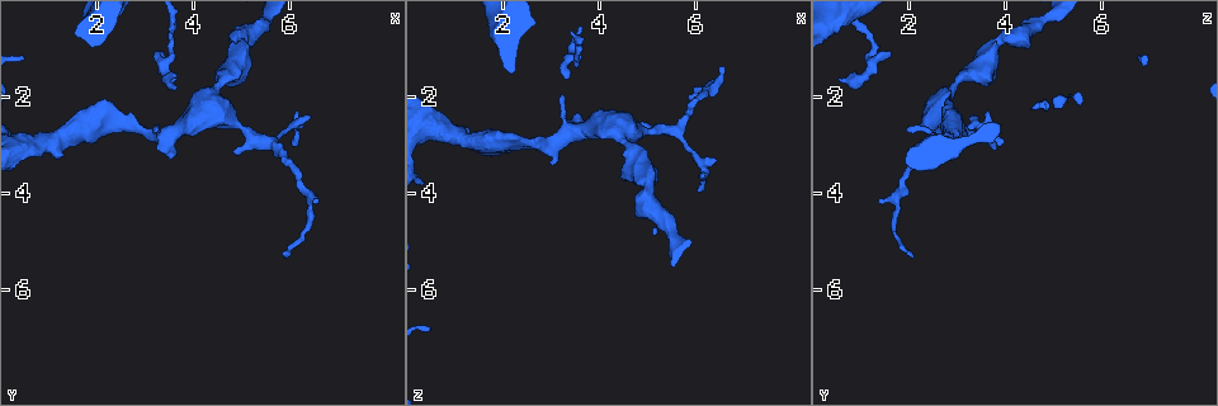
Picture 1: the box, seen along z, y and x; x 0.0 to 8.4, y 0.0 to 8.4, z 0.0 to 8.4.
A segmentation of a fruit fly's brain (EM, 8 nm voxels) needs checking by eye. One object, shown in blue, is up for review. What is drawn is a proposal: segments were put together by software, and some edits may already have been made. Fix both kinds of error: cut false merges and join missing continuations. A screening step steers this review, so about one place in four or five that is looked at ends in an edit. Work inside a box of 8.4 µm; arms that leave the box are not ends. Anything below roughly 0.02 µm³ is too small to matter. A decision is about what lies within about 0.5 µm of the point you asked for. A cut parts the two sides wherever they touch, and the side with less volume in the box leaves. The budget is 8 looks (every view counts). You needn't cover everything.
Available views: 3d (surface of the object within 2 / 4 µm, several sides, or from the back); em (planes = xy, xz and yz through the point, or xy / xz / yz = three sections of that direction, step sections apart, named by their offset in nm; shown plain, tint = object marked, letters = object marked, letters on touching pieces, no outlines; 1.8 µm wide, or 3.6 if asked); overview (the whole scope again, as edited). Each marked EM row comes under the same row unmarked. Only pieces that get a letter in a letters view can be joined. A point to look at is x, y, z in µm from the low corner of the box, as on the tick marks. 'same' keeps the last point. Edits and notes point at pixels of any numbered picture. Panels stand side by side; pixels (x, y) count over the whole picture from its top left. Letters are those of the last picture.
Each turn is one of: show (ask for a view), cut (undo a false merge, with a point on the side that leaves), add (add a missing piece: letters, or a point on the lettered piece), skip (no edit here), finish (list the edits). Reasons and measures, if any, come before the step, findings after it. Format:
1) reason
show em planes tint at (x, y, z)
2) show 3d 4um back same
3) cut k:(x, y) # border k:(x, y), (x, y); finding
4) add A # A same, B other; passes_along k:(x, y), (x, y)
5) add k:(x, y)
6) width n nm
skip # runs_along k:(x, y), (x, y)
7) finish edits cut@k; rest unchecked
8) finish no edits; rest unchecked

branch stops here
show 3d 2um at (3.60, 3.25, 2.40)

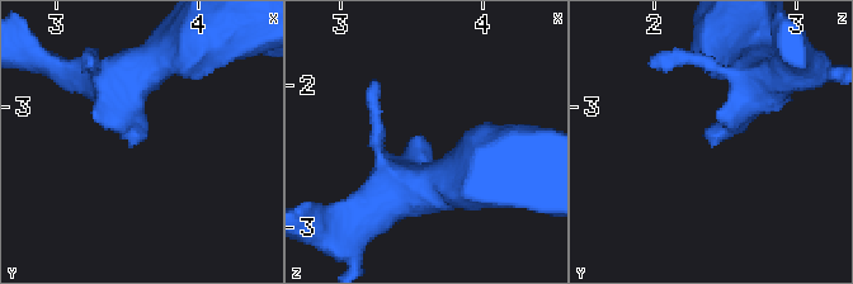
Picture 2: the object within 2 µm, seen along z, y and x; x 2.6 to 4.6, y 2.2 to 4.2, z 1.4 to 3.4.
shape alone is not enough
show em 3.6um xz step 16 letters at (3.58, 3.24, 2.38)

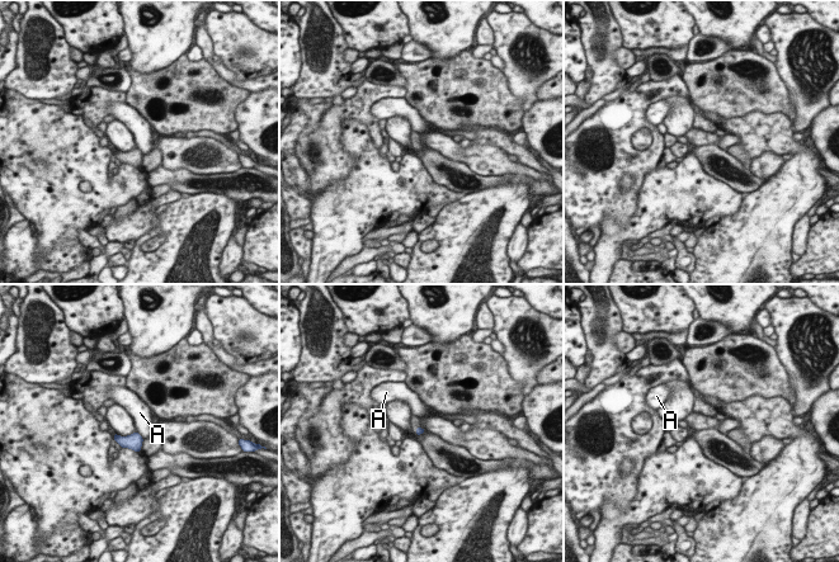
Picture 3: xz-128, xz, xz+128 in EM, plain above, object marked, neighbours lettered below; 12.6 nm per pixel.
longest_contact A 160 nm
skip # A other; no lettered piece goes on from it

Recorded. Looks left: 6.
free end
show em planes letters at (3.35, 1.15, 1.60)

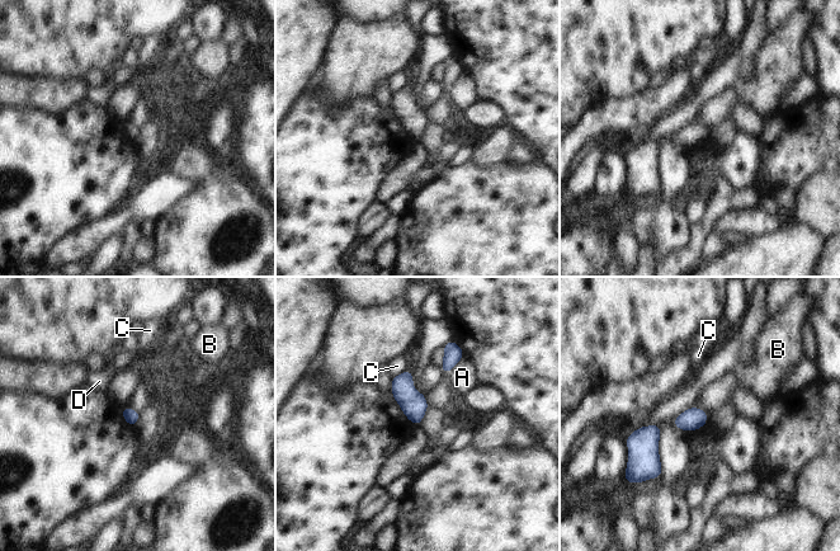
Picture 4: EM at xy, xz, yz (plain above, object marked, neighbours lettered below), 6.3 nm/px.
longest_contact A 160 nm
skip # A other, B other, C other, D other; none of them fits

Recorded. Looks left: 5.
branch stops here
show 3d 4um back at (6.50, 4.20, 1.45)

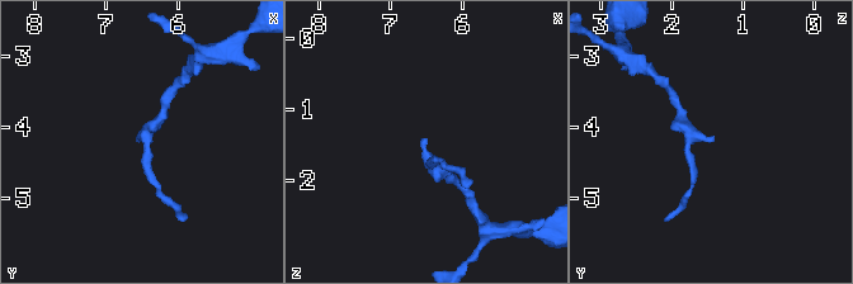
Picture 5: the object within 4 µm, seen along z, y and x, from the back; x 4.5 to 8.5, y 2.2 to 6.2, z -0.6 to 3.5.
shape alone is not enough
show em 3.6um planes tint at (6.45, 4.20, 1.40)

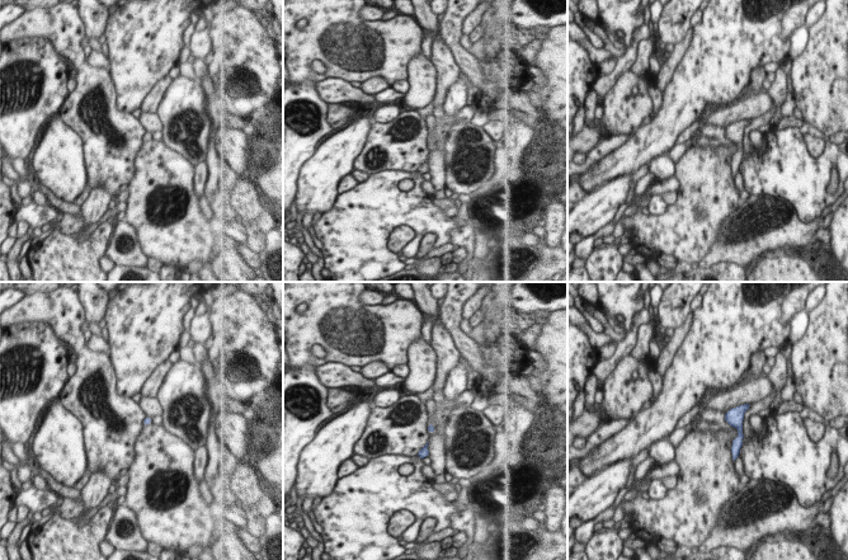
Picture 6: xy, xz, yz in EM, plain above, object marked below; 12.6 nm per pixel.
see the neighbours
show em 3.6um planes letters same

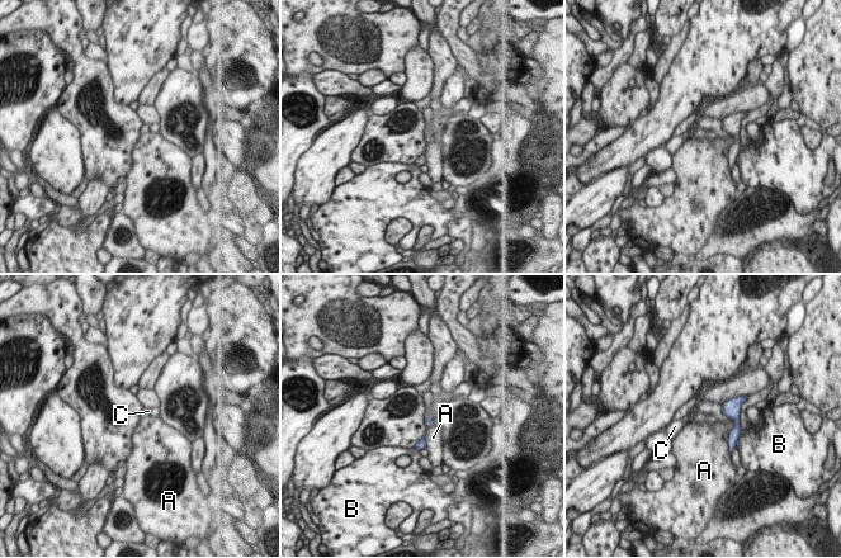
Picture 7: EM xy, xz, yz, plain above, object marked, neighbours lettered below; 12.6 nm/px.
add C # A other, B other, C same; the neuron continues

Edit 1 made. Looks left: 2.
finish edits add@7; rest unchecked

